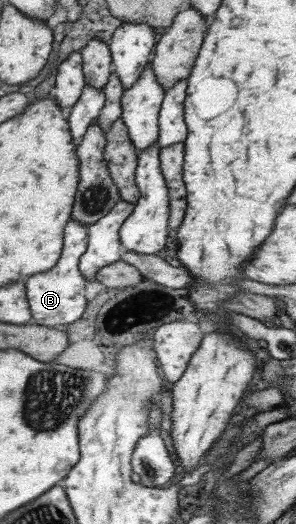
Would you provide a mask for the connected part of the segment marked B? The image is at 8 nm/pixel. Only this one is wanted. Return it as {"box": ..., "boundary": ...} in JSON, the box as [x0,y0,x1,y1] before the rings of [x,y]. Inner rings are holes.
{"box":[23,220,87,327],"boundary":[[[68,220],[63,228],[61,255],[46,272],[36,272],[23,280],[25,296],[34,324],[45,327],[63,327],[82,316],[87,301],[84,298],[84,276],[78,270],[80,255],[85,251],[87,227],[76,220]]]}

